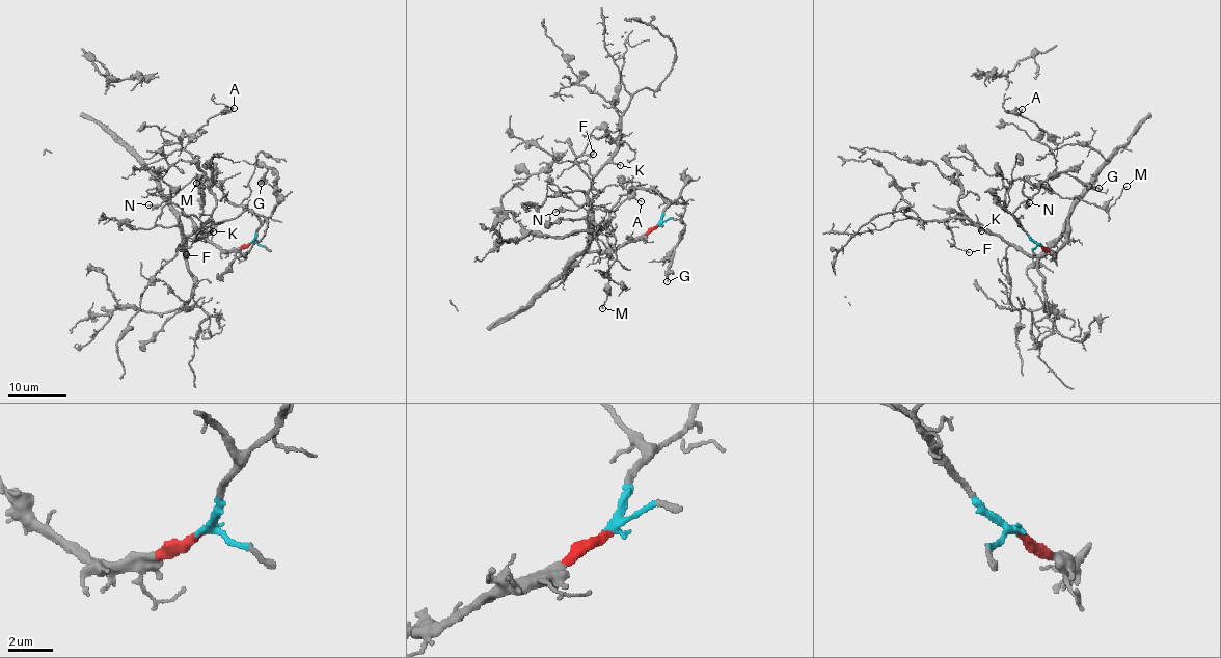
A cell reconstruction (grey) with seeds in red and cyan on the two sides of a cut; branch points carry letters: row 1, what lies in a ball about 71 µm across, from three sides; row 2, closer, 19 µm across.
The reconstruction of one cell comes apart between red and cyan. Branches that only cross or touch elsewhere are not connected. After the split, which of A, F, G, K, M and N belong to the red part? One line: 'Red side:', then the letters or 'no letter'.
Red side: A, F, K

